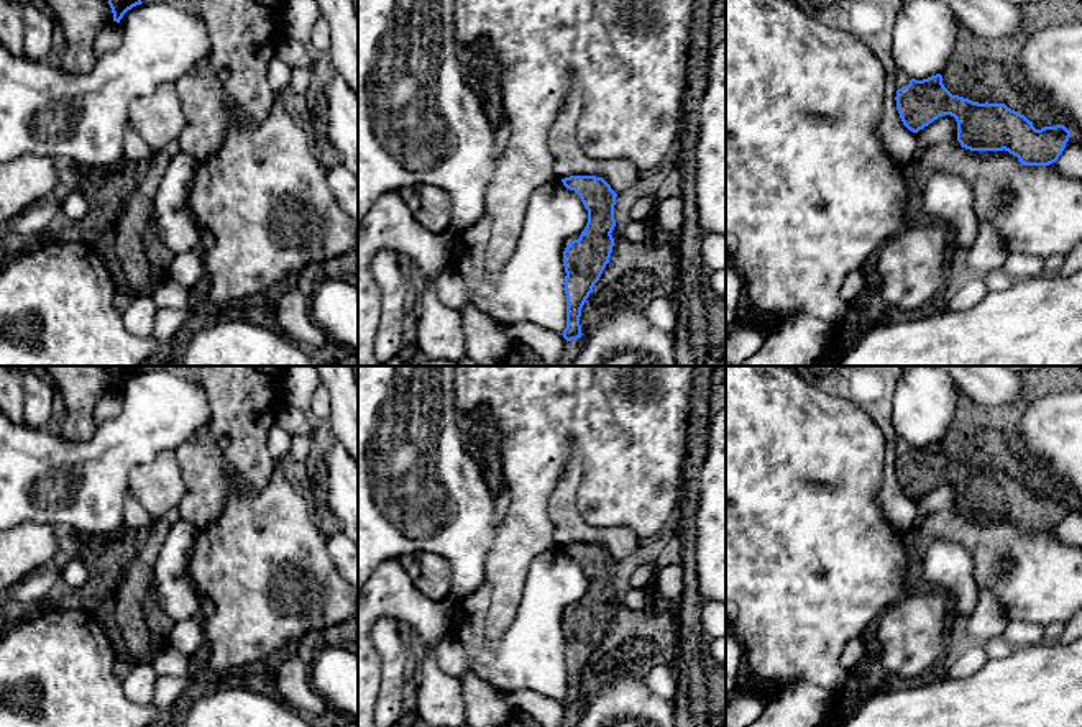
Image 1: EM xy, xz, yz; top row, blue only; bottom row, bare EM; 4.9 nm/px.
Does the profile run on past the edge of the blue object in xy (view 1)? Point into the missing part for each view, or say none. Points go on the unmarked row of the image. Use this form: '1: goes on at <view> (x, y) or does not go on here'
1: does not go on here

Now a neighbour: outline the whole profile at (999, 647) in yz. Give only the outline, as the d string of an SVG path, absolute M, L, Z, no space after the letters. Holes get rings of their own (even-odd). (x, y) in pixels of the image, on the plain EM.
M1003 635L990 638L983 643L988 660L1008 656L1015 647L1011 647Z

